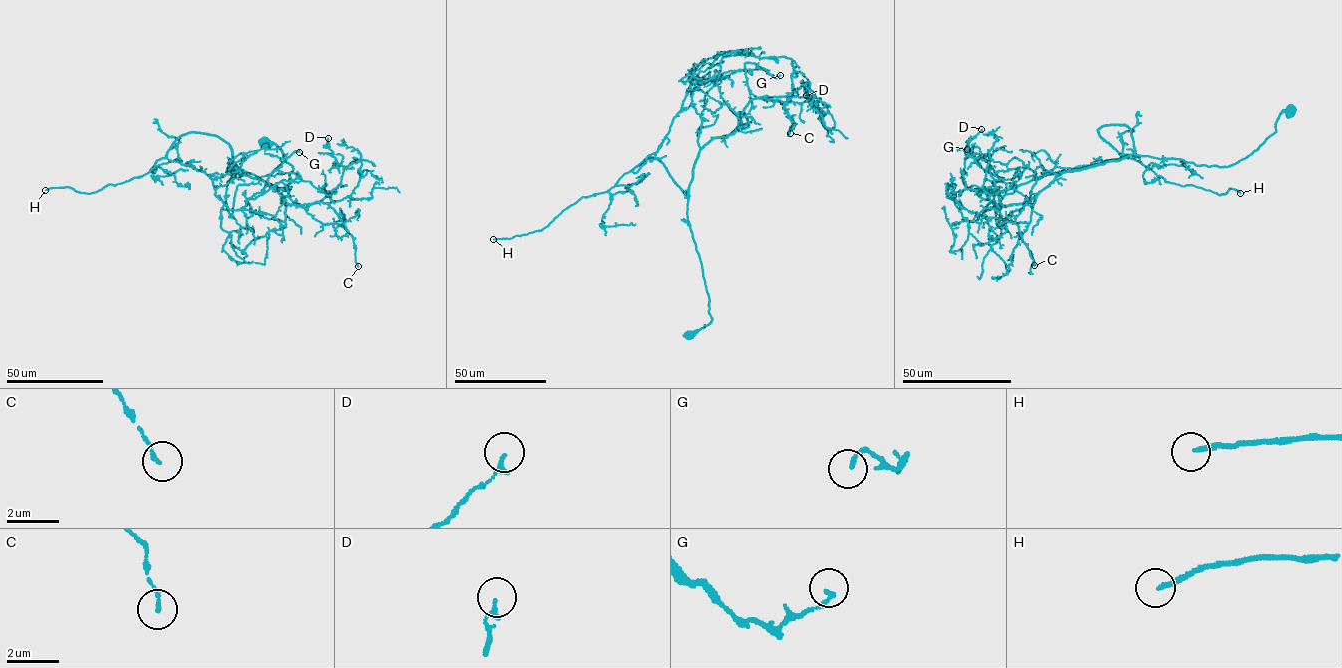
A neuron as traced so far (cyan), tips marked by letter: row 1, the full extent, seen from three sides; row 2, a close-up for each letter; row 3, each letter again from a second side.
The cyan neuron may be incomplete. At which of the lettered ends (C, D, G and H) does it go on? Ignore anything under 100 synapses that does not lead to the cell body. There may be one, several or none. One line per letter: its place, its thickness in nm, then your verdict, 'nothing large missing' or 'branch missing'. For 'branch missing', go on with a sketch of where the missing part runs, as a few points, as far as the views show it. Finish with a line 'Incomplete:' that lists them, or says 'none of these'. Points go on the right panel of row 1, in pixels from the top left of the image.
C: place (1034, 265); calibre 130 nm; nothing large missing
D: place (981, 129); calibre 180 nm; nothing large missing
G: place (967, 149); calibre 160 nm; nothing large missing
H: place (1240, 193); calibre 180 nm; branch missing; course (1240, 193), (1233, 203), (1210, 200), (1175, 220), (1151, 246), (1126, 287), (1112, 276), (1126, 288)
Incomplete: H

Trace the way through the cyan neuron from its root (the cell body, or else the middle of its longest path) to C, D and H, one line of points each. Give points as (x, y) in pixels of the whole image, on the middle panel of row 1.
C: (690, 335), (711, 319), (687, 215), (698, 152), (733, 134), (754, 98), (781, 103), (794, 123), (790, 133)
D: (690, 335), (711, 319), (687, 215), (698, 152), (734, 133), (753, 99), (802, 103), (809, 82), (806, 95)
H: (690, 335), (711, 319), (709, 296), (688, 196), (658, 159), (582, 197), (540, 230), (493, 239)

